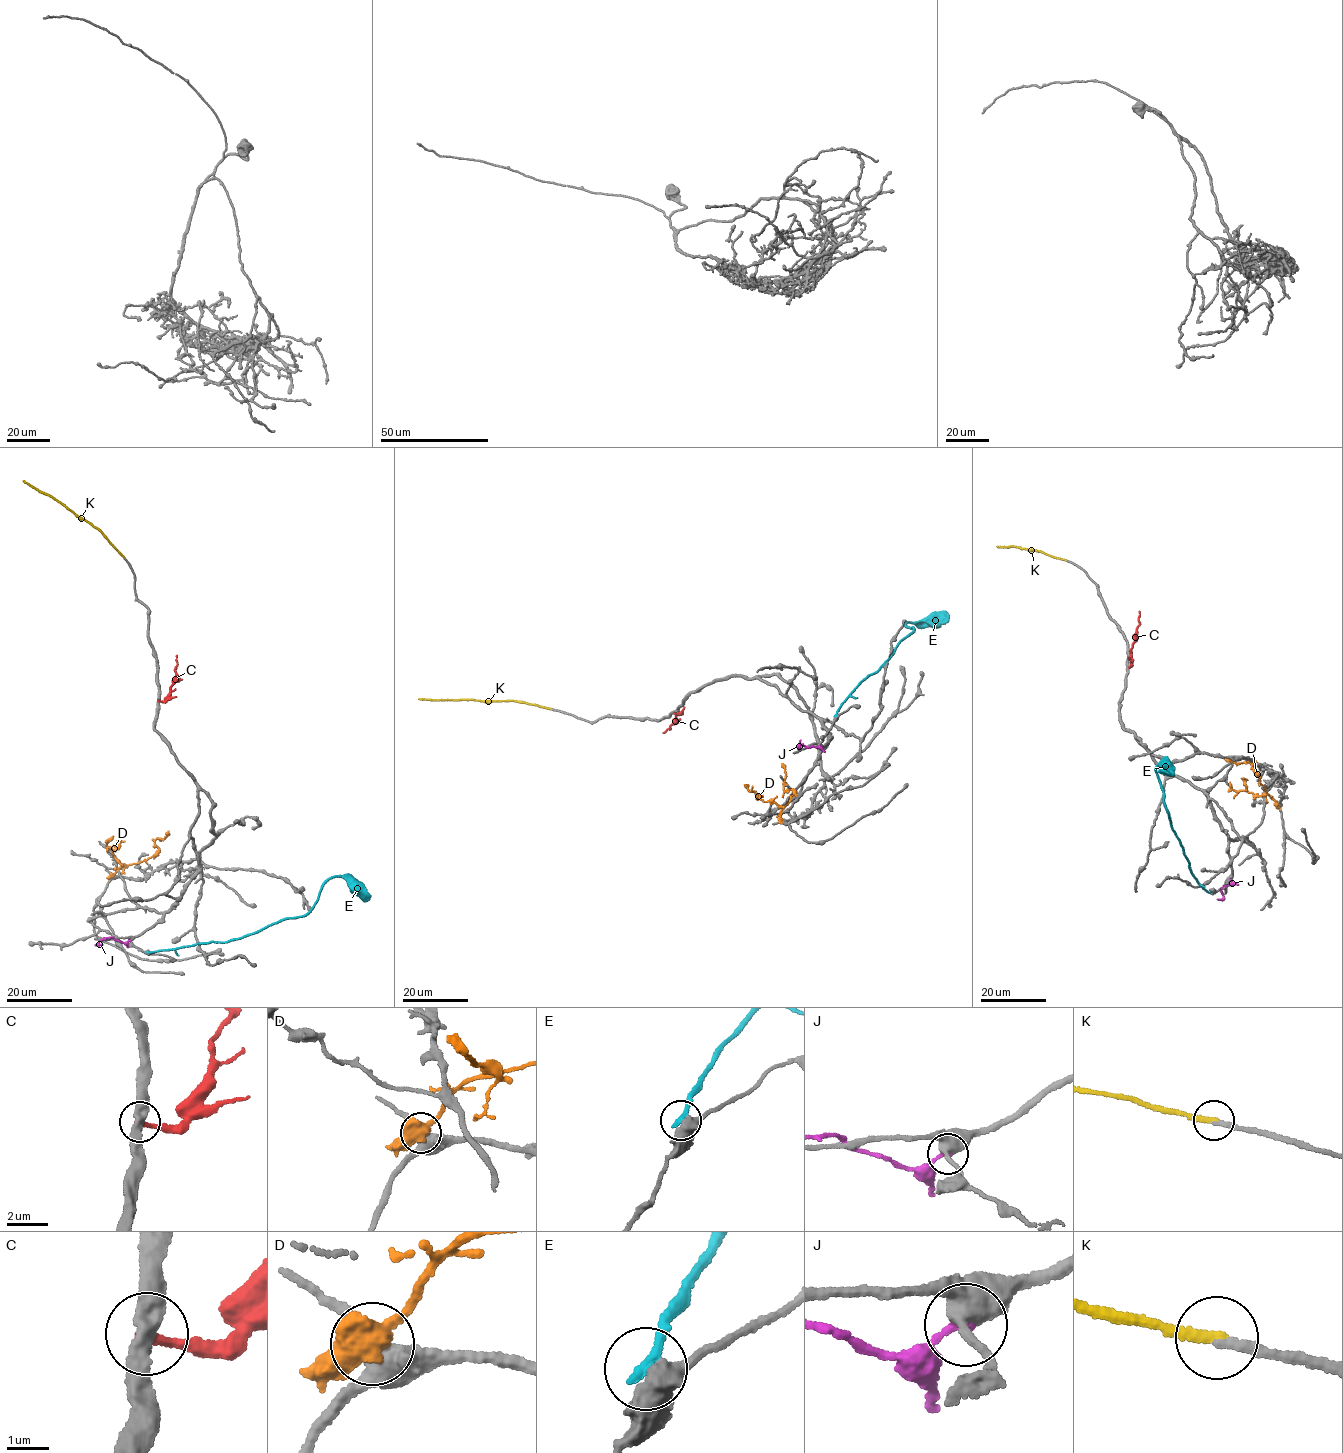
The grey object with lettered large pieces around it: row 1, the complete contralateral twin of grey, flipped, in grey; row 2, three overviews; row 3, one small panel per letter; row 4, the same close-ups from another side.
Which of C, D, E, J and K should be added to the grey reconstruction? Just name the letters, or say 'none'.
K

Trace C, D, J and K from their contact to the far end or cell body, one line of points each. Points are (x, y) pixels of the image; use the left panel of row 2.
C: (158, 700), (165, 700), (174, 682), (176, 655)
D: (112, 876), (121, 867), (153, 855), (158, 850), (156, 839), (165, 837), (168, 831)
J: (130, 940), (124, 943), (108, 937), (98, 943), (102, 944)
K: (124, 556), (98, 529), (22, 481)

